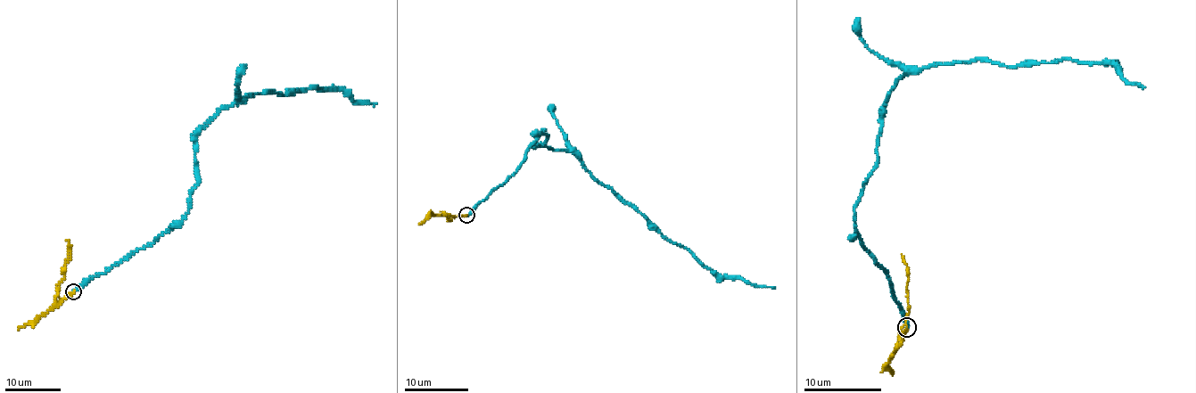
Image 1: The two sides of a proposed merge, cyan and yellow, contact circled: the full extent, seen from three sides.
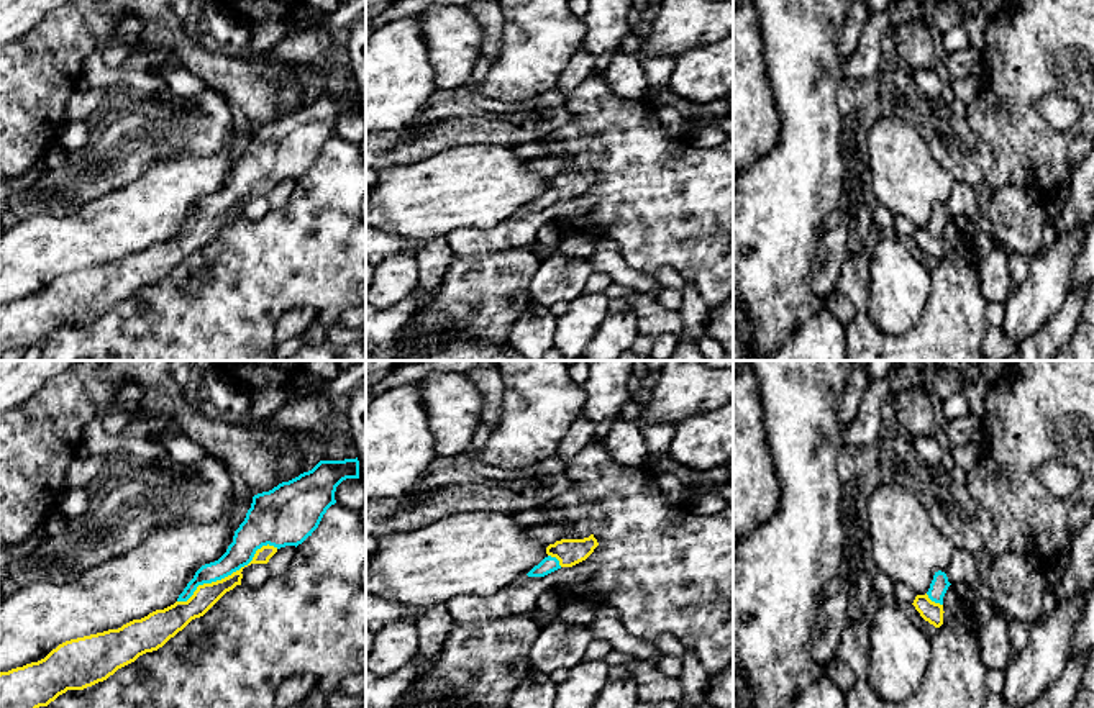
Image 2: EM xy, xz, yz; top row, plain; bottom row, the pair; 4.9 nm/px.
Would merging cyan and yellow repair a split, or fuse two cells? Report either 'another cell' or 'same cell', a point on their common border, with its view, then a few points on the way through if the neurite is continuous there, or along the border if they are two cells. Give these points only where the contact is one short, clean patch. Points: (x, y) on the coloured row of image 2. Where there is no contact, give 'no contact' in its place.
same cell | xy (228, 574)

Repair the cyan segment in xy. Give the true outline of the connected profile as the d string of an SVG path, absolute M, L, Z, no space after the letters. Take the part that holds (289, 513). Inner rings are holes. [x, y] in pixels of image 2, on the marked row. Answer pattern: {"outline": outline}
{"outline": "M358 457L320 461L312 470L282 482L269 492L254 495L251 508L235 531L226 552L218 560L202 565L174 605L156 610L141 620L133 620L118 629L66 641L38 662L0 672L0 708L48 706L67 690L84 690L103 682L139 656L157 651L192 620L203 616L226 592L241 585L244 567L267 564L280 547L297 547L312 536L326 510L336 503L336 487L346 479L359 479Z"}

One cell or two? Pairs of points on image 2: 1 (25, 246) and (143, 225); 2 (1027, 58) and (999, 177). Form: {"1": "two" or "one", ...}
{"1": "one", "2": "one"}

